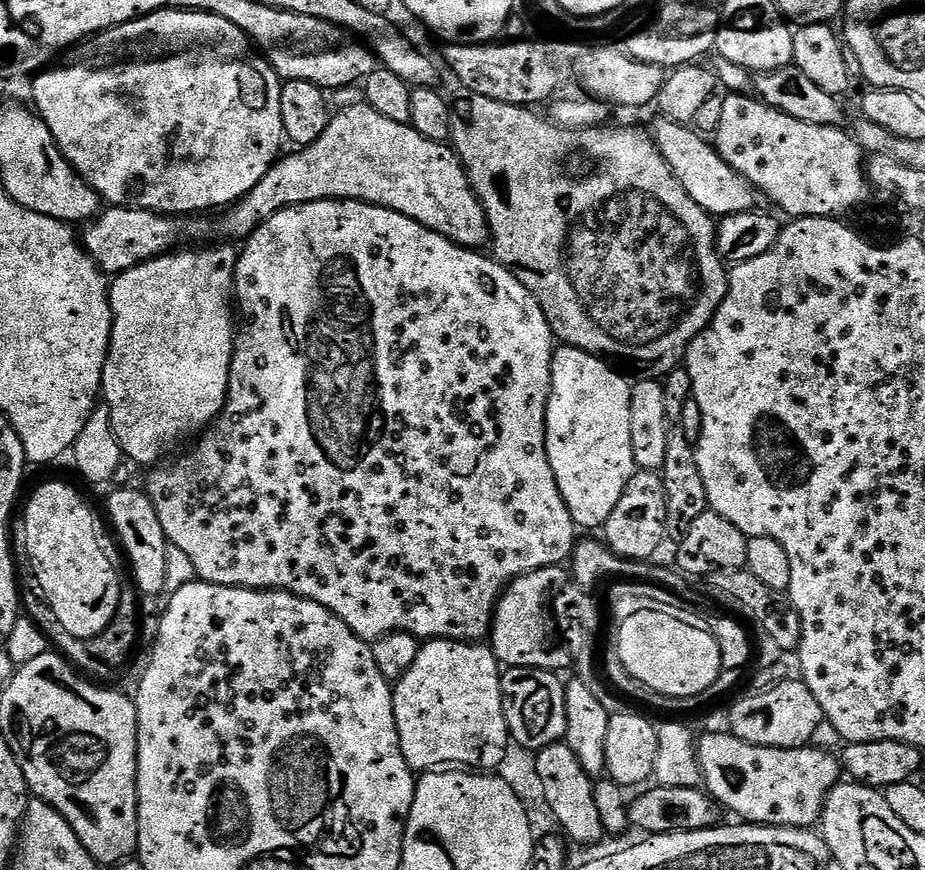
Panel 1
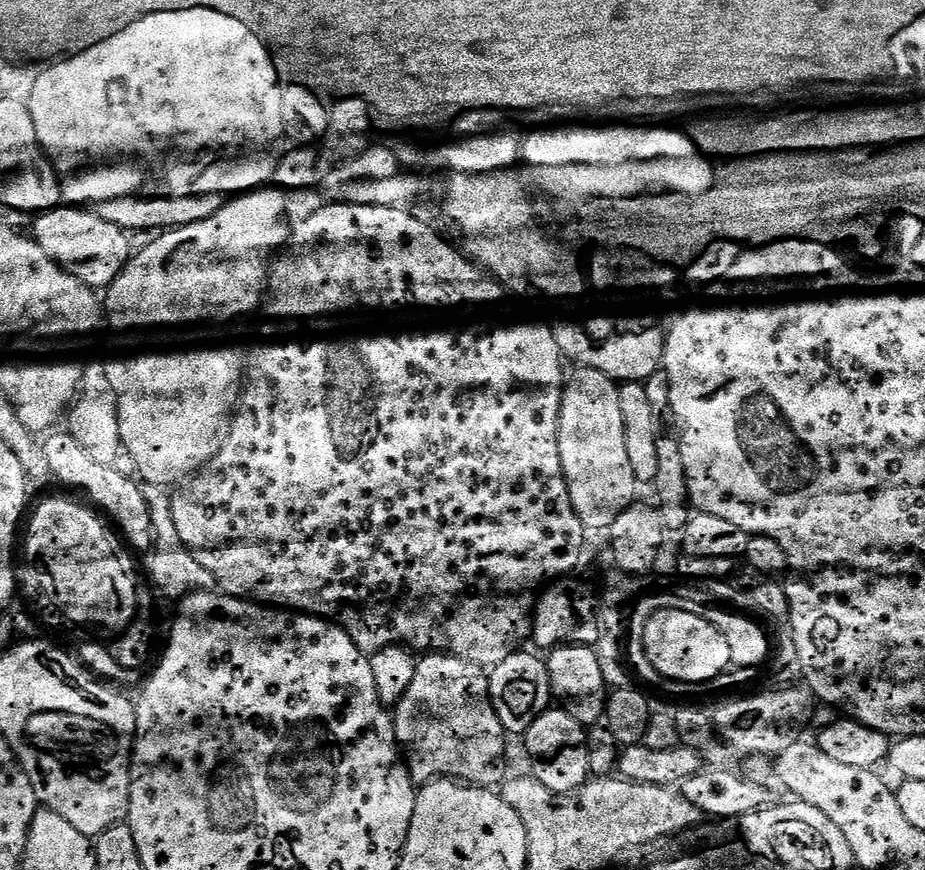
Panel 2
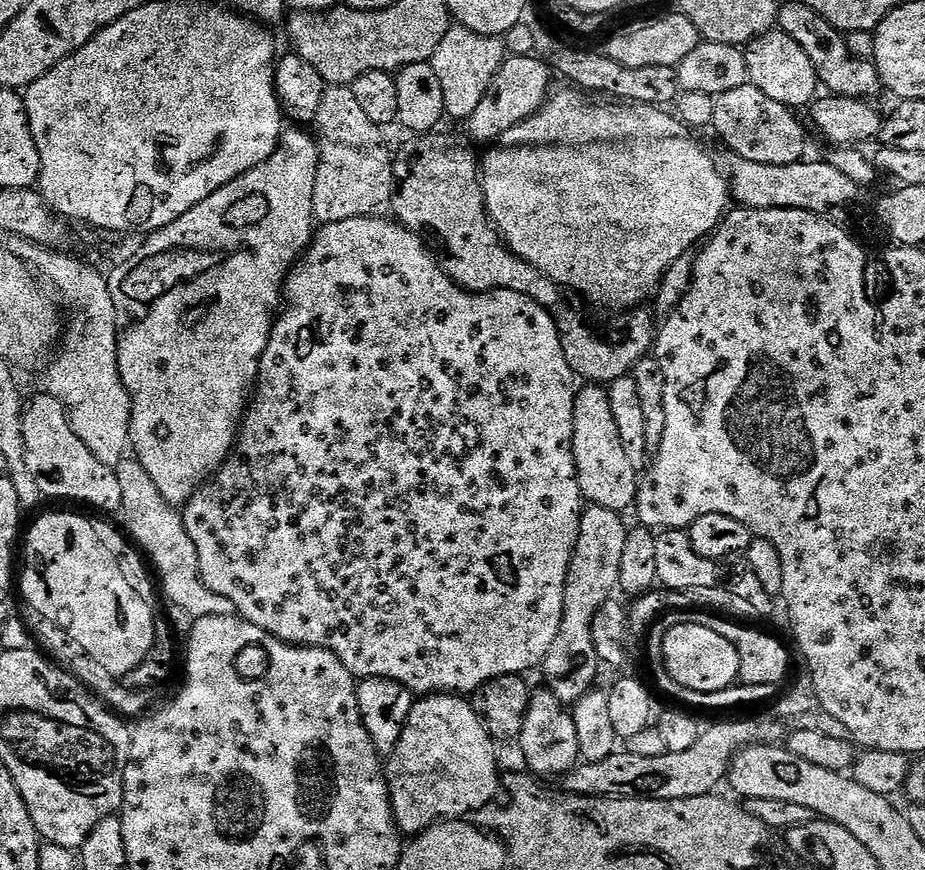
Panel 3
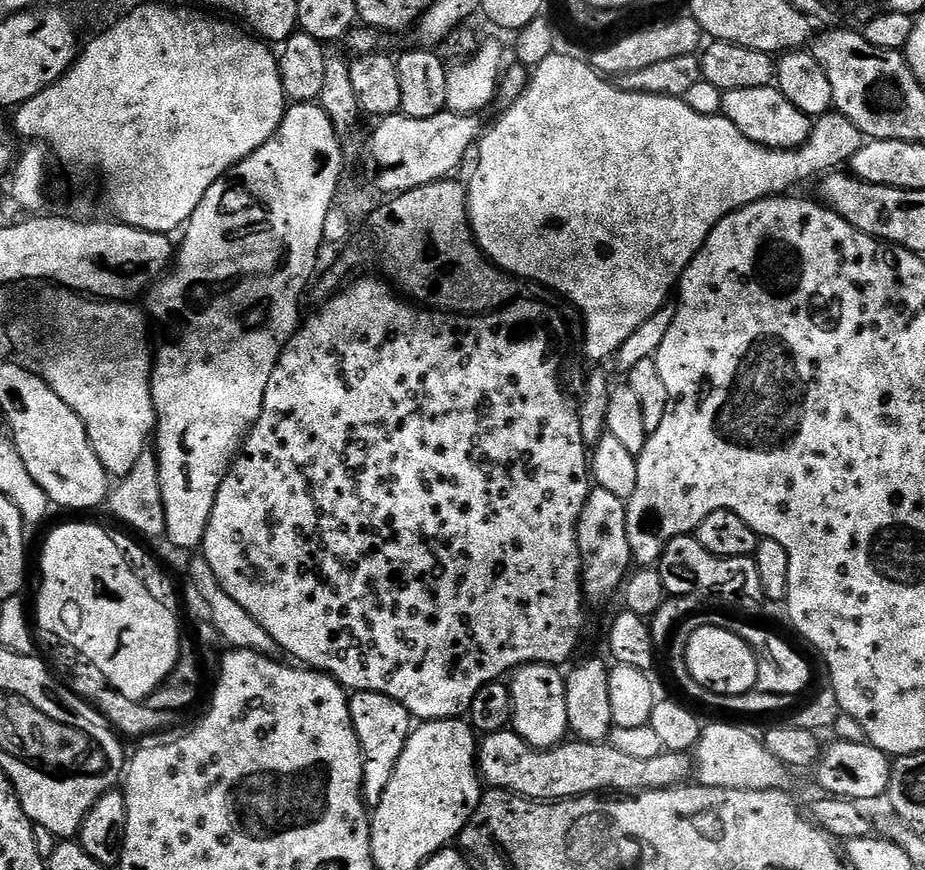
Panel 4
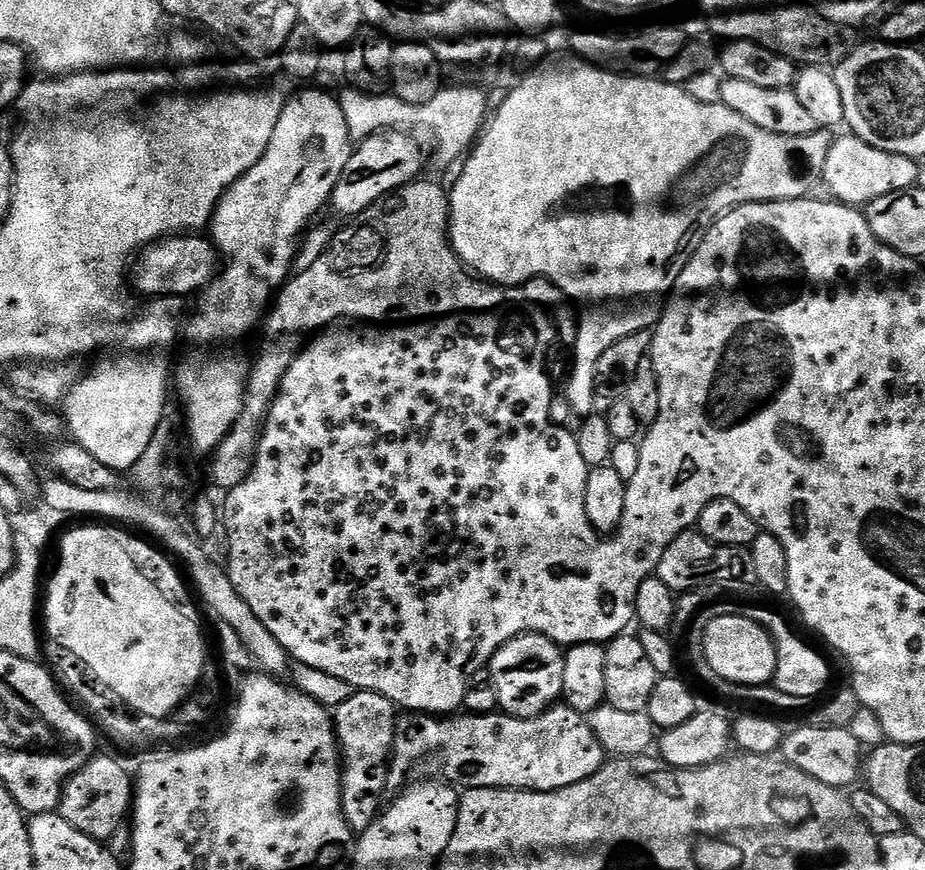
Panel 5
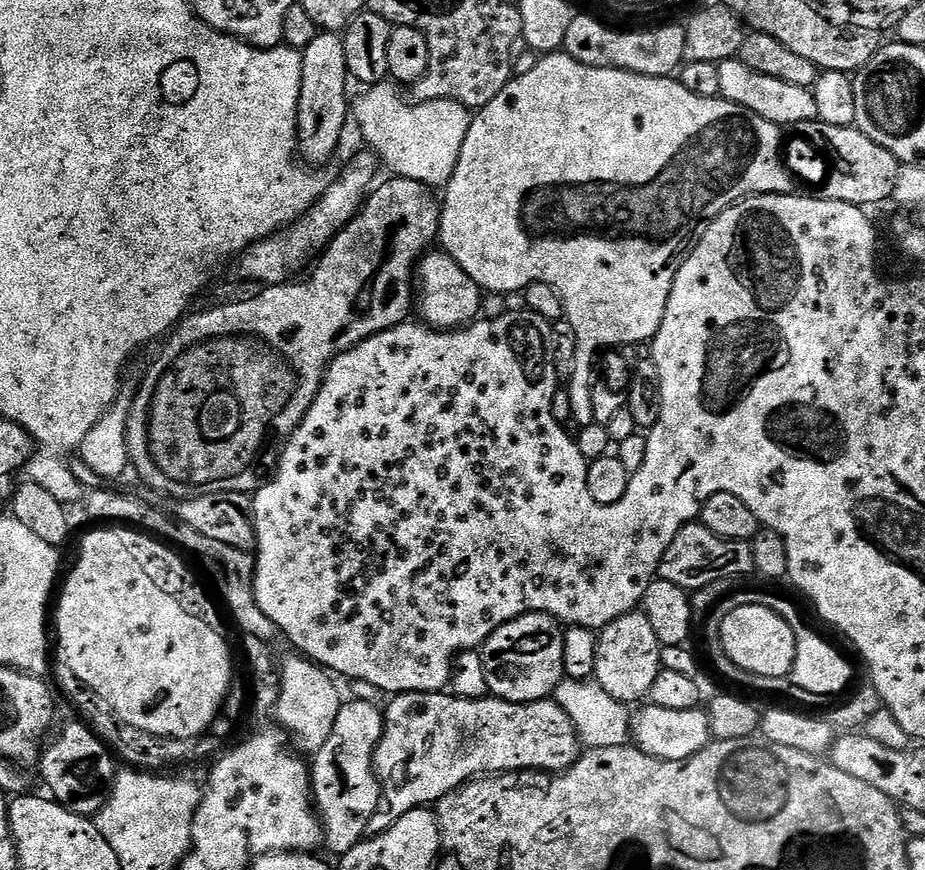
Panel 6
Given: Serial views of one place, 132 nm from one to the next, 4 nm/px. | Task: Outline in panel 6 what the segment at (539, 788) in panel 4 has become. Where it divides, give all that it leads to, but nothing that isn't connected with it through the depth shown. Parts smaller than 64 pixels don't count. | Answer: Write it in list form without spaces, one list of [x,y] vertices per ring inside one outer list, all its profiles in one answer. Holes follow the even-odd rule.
[[[447,691],[402,692],[387,701],[383,713],[384,733],[372,759],[372,770],[380,784],[380,805],[368,823],[368,836],[390,830],[402,814],[410,814],[415,808],[435,806],[442,797],[452,795],[456,789],[485,774],[559,774],[574,766],[582,754],[576,727],[552,698],[533,704],[511,704],[495,698],[464,700]]]

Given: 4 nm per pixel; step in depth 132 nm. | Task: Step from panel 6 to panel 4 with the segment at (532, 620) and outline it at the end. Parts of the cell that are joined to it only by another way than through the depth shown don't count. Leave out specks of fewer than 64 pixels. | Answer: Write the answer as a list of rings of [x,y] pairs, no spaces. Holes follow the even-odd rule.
[[[521,664],[510,676],[512,689],[512,723],[511,731],[530,745],[531,748],[553,748],[569,735],[568,719],[566,718],[566,676],[554,664]]]

